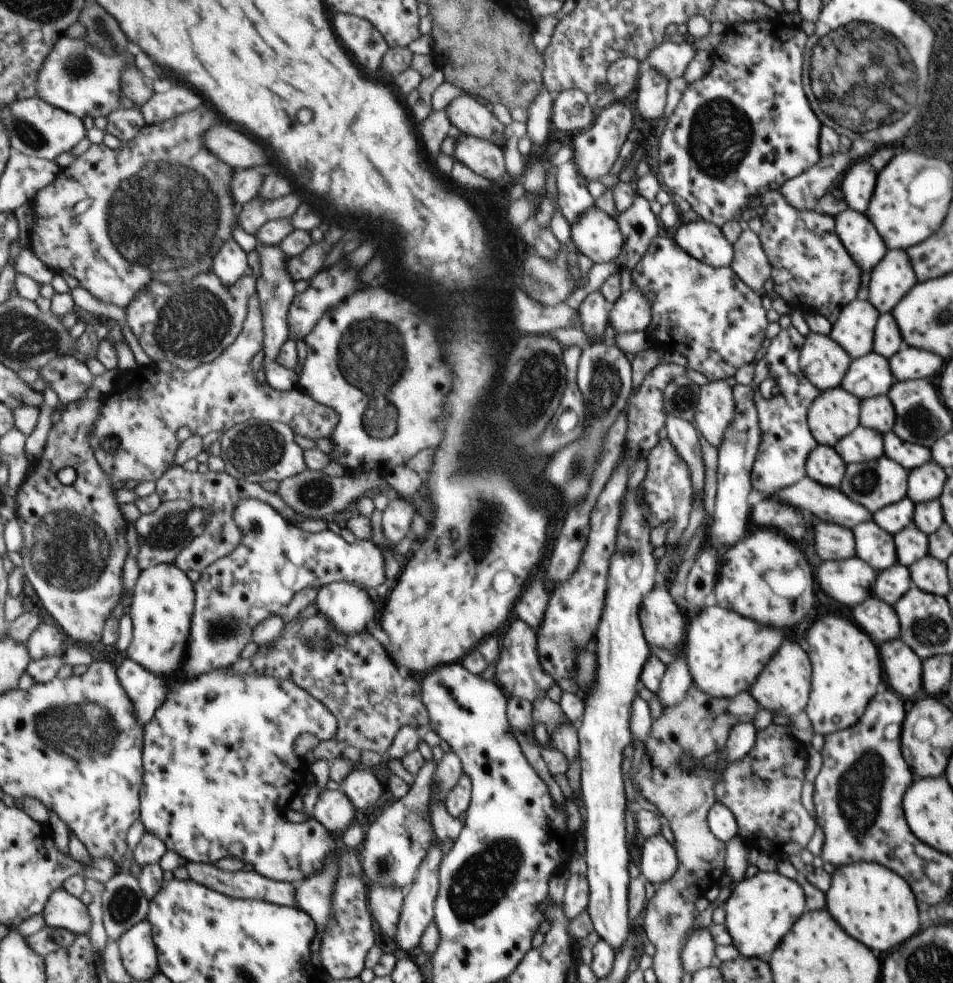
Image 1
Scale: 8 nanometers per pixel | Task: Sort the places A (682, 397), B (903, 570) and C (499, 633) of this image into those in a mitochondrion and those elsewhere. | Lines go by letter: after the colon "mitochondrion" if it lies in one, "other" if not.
A: mitochondrion
B: other
C: other

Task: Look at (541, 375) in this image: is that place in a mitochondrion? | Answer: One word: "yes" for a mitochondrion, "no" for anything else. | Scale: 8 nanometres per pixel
yes

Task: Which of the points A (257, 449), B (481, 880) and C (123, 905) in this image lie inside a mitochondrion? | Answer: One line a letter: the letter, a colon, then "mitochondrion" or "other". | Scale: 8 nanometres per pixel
A: mitochondrion
B: mitochondrion
C: mitochondrion

